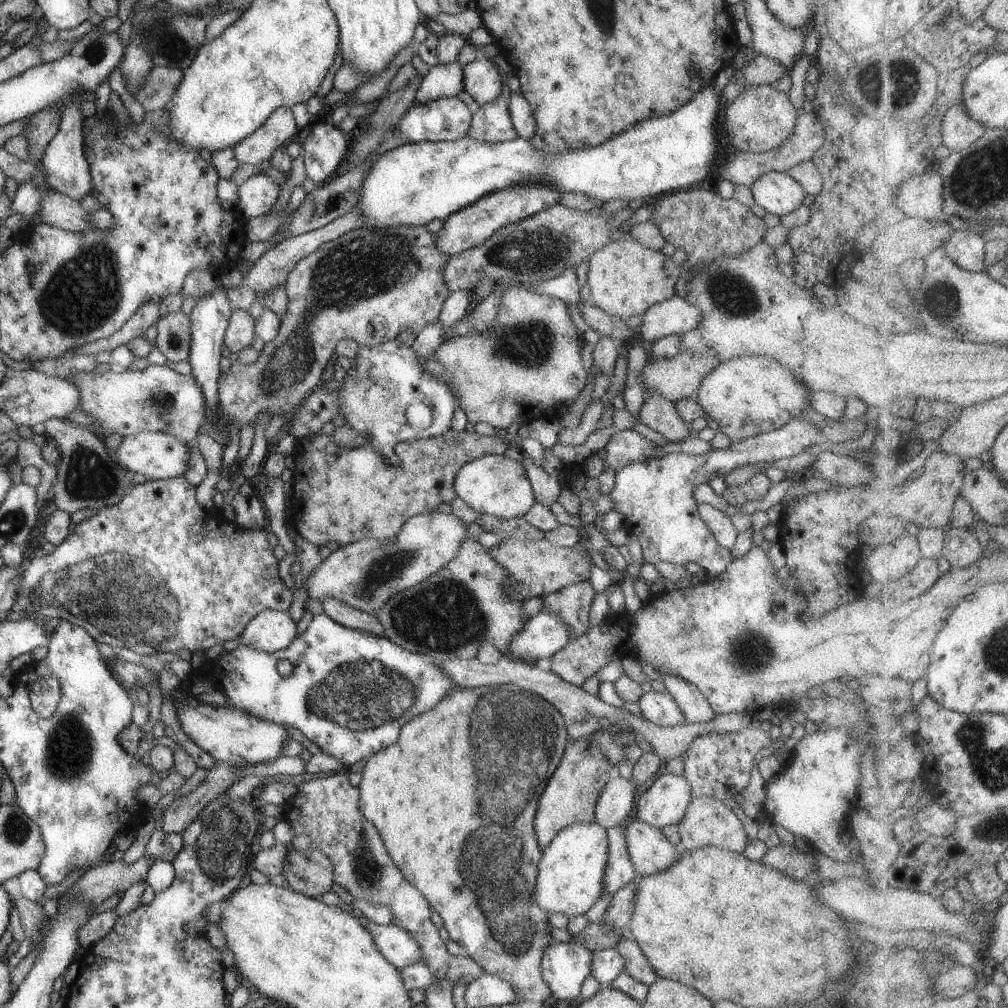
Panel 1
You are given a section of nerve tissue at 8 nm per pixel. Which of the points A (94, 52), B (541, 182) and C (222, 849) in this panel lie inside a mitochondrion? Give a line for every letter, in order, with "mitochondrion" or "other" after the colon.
A: mitochondrion
B: other
C: mitochondrion

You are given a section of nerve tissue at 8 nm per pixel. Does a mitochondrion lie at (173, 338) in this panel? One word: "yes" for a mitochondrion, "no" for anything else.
yes

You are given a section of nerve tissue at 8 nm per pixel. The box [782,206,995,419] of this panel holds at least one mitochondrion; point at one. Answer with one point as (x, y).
(945, 299)

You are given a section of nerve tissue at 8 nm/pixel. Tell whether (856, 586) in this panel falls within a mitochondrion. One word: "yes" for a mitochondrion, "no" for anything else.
no

